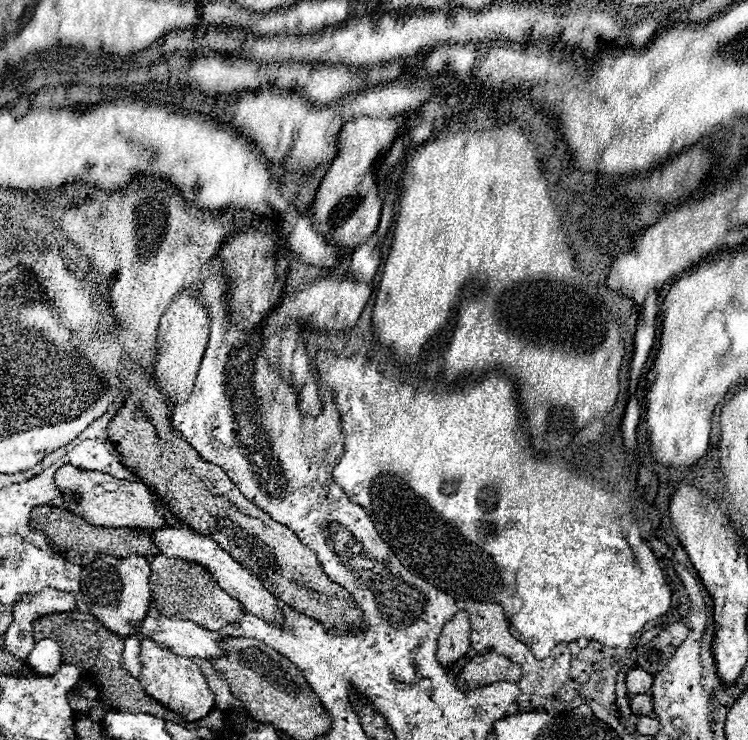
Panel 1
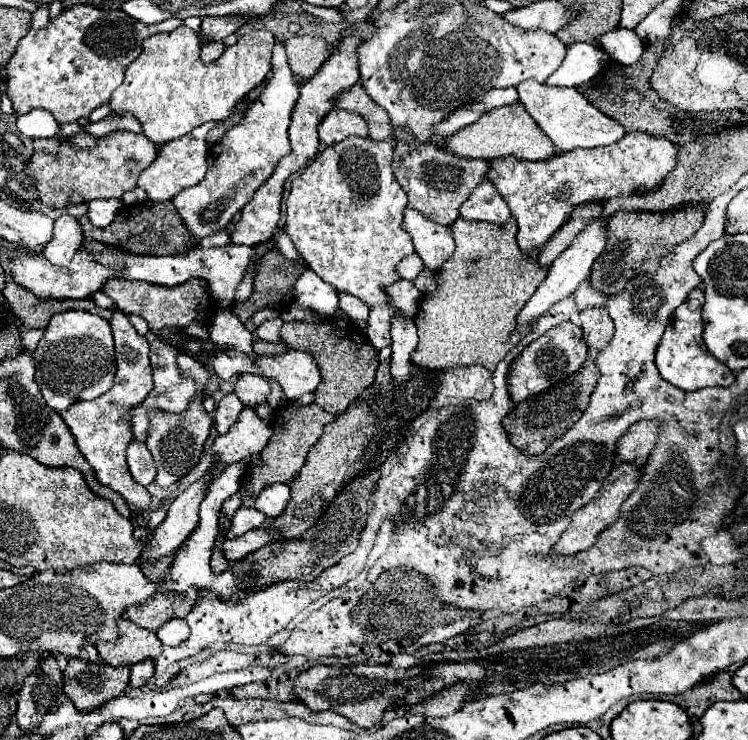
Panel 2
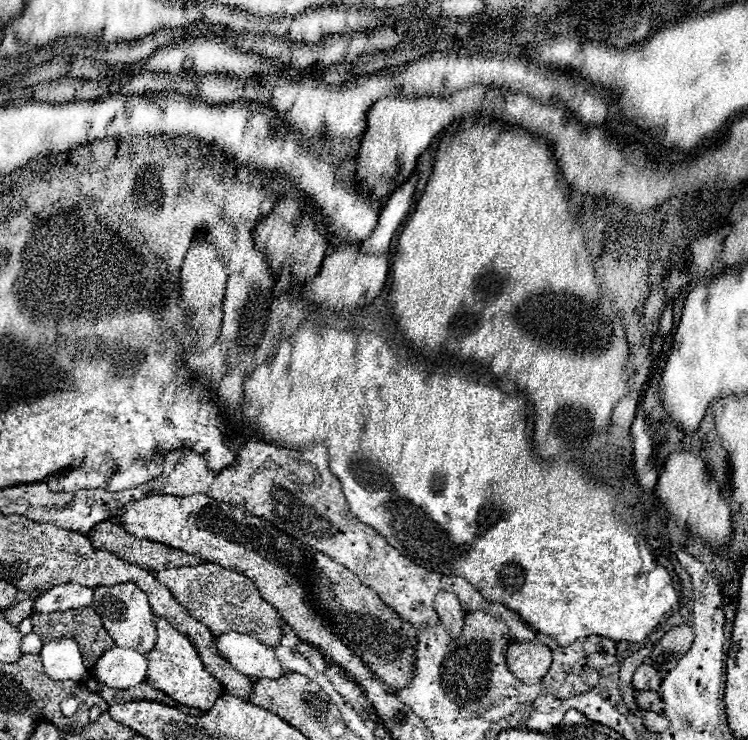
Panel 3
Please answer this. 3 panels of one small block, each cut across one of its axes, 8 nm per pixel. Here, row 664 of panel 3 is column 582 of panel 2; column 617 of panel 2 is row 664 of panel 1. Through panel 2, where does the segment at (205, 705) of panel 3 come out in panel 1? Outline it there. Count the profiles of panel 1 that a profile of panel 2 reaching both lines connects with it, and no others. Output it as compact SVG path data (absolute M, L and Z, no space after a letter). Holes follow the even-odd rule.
M142 638L140 642L140 660L142 660L142 674L140 682L148 696L154 696L154 700L166 704L170 710L184 710L188 718L198 720L206 716L214 708L214 694L206 684L206 678L202 676L200 668L194 660L176 656L170 648L162 648L150 638Z

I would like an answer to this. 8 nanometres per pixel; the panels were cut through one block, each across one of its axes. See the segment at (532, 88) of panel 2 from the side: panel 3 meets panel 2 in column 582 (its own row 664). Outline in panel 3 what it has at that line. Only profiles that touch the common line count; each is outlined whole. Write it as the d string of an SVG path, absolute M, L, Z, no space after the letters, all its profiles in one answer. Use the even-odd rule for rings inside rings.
M112 648L96 662L96 678L110 688L126 690L146 680L146 656L134 648Z

